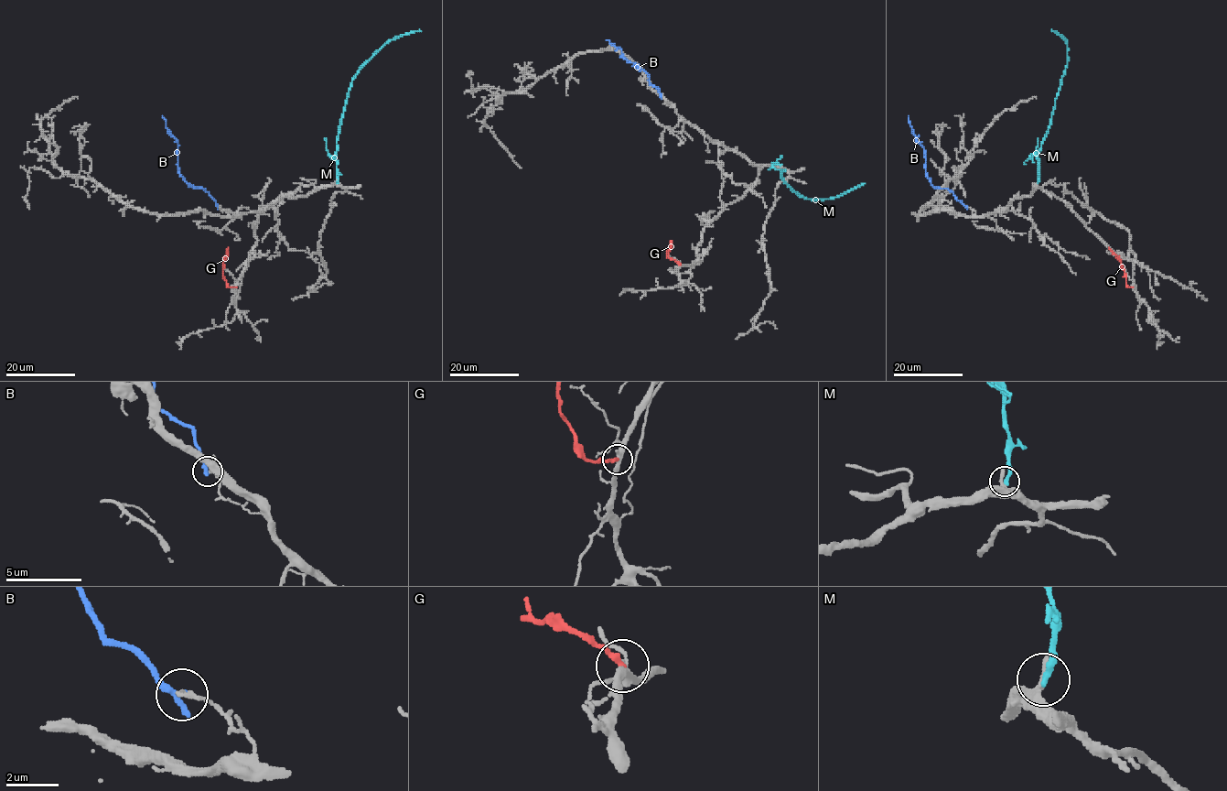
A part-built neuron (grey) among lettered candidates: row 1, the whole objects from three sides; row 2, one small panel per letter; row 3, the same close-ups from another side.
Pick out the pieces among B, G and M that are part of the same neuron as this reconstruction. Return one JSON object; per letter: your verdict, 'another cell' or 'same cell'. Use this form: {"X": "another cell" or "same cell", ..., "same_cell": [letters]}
{"B": "another cell", "G": "another cell", "M": "another cell", "same_cell": []}

